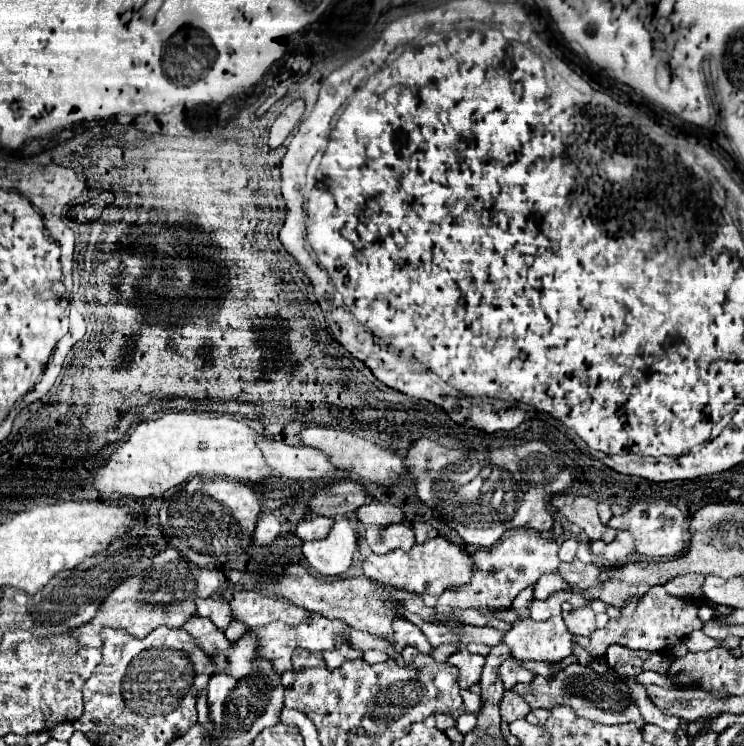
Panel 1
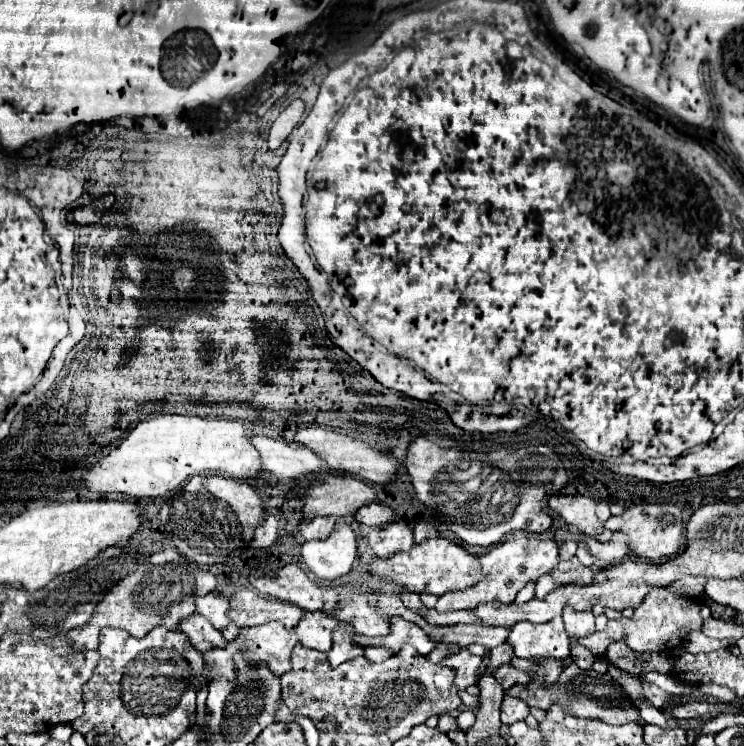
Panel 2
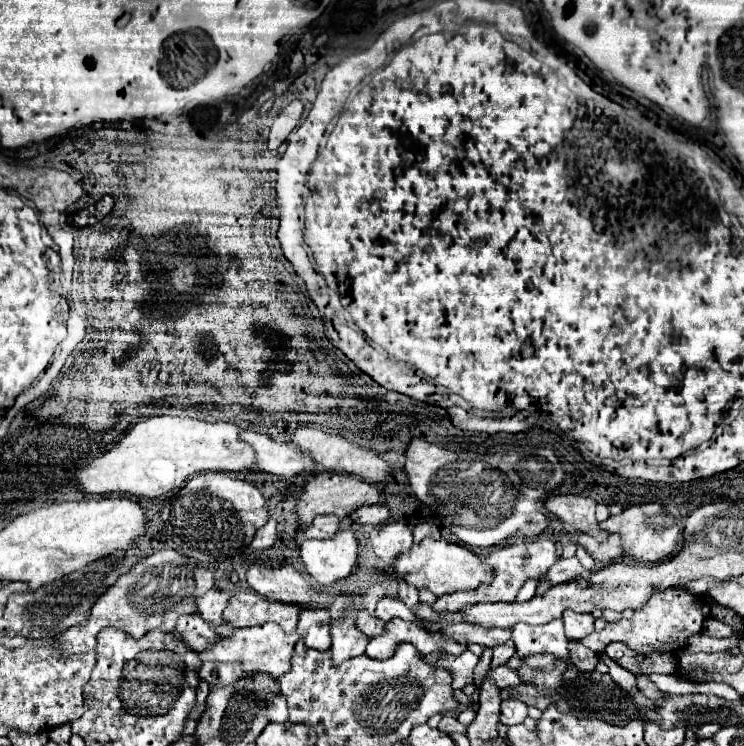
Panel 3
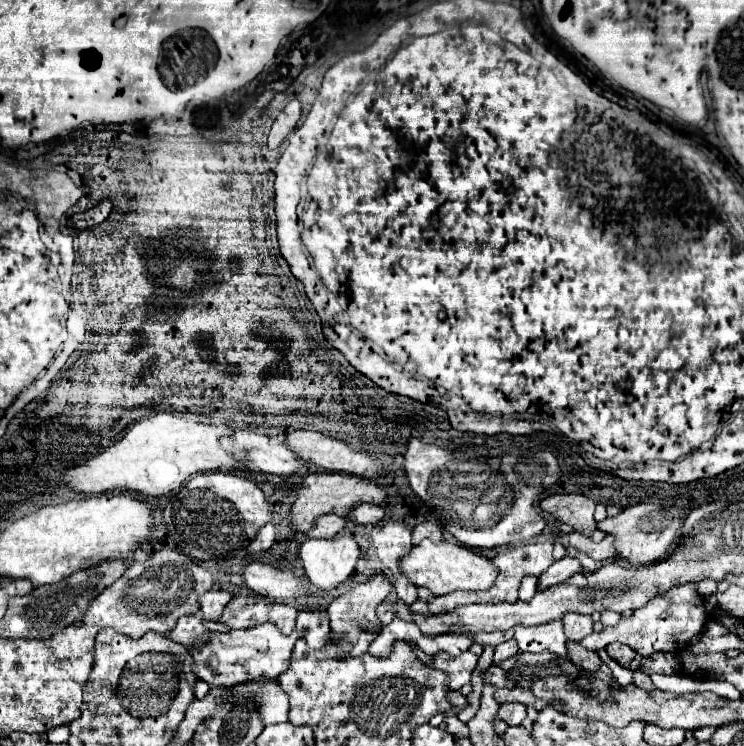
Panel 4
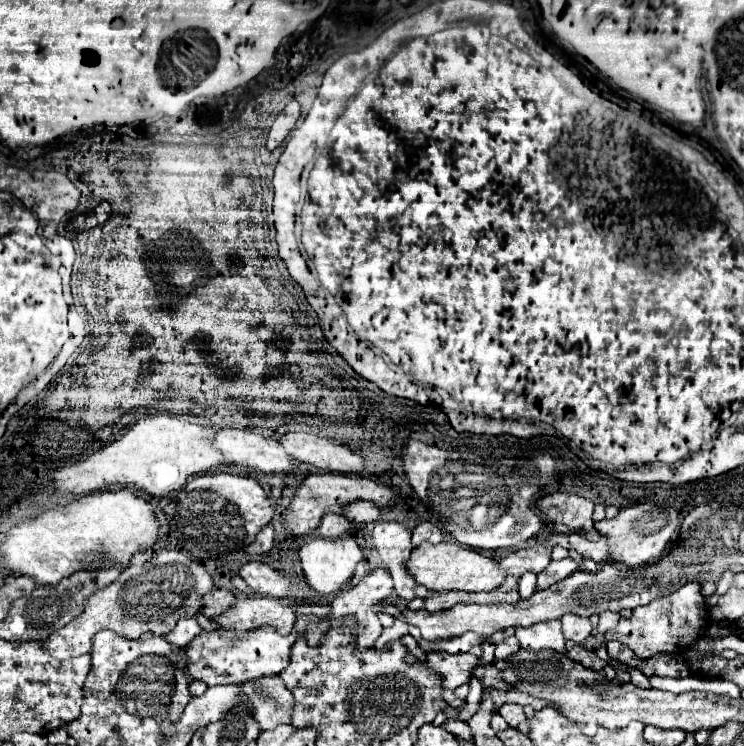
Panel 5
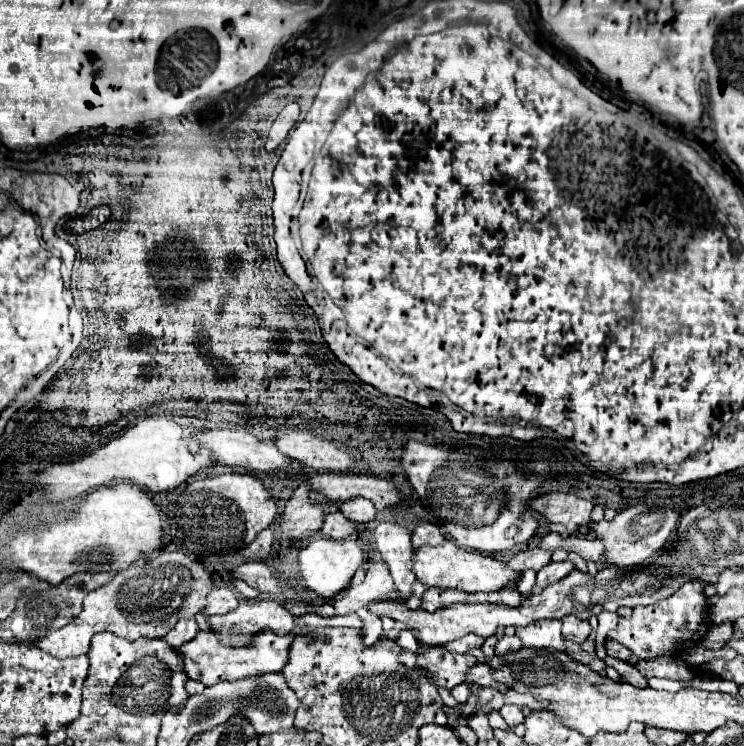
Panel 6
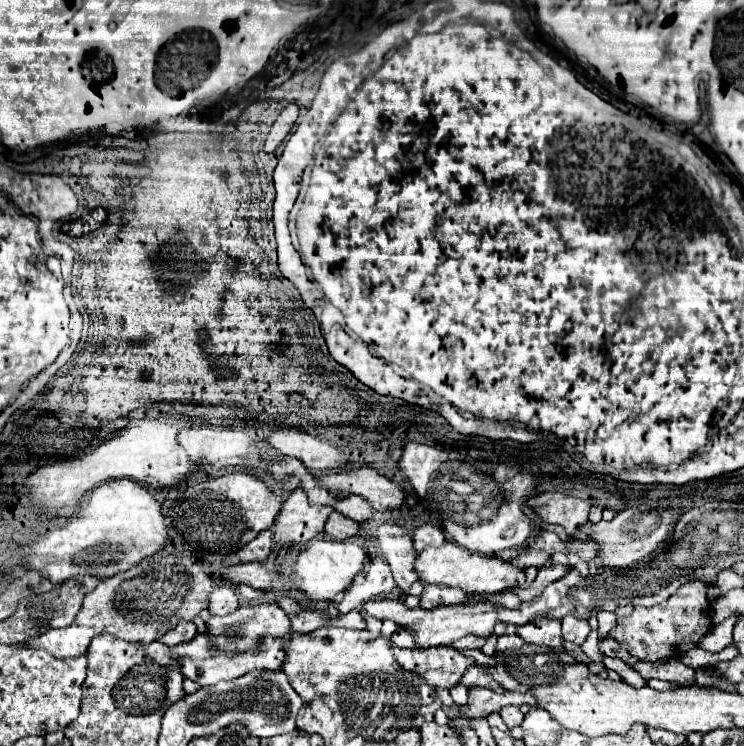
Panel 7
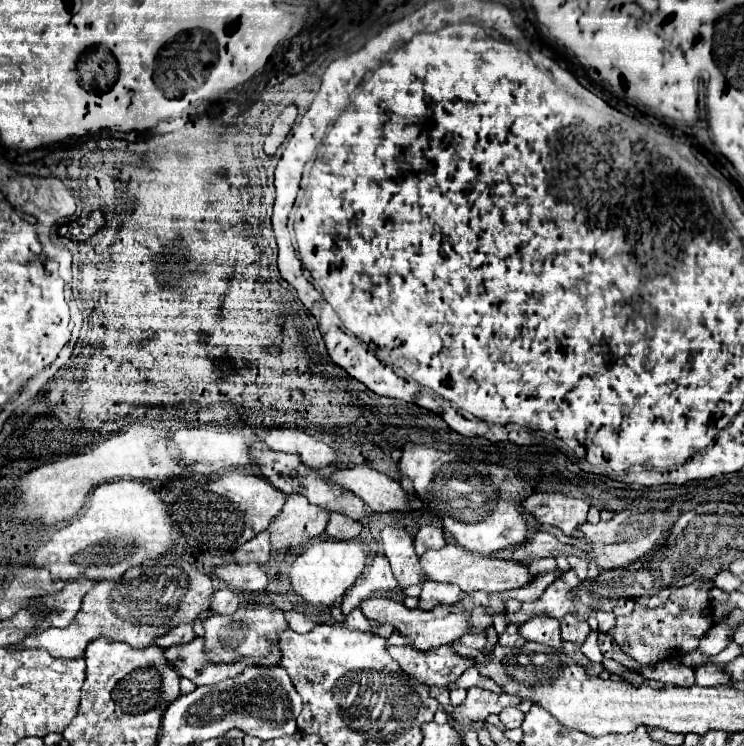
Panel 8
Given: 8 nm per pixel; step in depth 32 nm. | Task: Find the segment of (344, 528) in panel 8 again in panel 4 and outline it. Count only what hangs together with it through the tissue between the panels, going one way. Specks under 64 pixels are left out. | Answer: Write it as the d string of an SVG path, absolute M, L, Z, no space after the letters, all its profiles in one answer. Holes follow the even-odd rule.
M324 514L318 516L318 520L314 522L314 526L306 532L308 538L332 538L336 536L342 528L346 526L346 520L334 514Z

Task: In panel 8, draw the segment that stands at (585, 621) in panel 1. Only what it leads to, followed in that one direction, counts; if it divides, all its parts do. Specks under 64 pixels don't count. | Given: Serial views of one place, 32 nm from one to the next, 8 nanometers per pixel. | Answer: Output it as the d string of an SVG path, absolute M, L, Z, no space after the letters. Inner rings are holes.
M564 616L562 620L562 640L574 642L574 644L584 644L586 636L590 634L590 626L584 620L576 620L574 616Z

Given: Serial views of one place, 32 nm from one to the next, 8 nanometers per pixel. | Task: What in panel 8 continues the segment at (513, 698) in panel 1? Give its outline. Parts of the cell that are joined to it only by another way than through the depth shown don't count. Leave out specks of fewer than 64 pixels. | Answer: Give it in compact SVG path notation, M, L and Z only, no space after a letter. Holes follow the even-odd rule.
M512 706L512 708L504 708L500 712L500 720L504 722L506 728L518 728L522 724L522 720L524 720L524 714L518 708Z

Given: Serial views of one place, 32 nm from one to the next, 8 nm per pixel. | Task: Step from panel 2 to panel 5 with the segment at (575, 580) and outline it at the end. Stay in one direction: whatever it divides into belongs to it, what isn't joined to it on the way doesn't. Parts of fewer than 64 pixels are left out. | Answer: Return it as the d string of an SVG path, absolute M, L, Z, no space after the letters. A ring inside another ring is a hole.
M564 558L564 560L558 560L558 562L552 562L540 576L538 576L538 584L536 584L536 590L544 590L564 578L568 578L570 574L574 574L578 568L578 562L574 562L572 558Z

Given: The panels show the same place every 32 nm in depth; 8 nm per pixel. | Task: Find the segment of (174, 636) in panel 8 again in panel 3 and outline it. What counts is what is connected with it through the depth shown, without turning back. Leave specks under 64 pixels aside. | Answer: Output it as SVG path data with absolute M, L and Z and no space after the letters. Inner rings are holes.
M200 614L180 616L174 634L182 636L182 640L186 640L186 644L196 652L204 652L208 646L220 642L218 632Z

